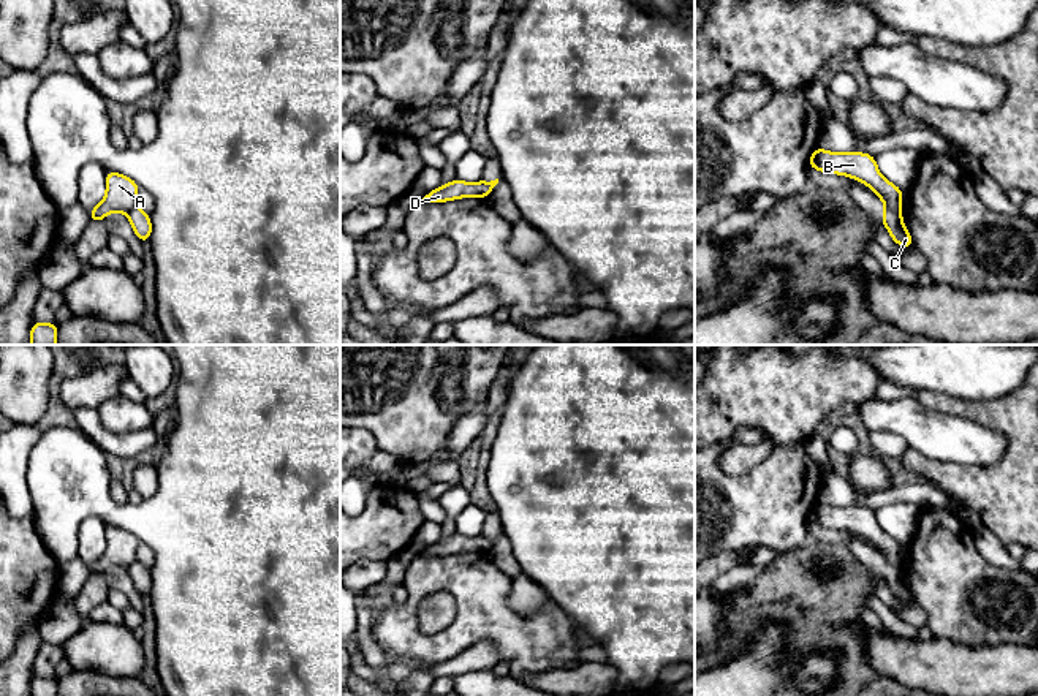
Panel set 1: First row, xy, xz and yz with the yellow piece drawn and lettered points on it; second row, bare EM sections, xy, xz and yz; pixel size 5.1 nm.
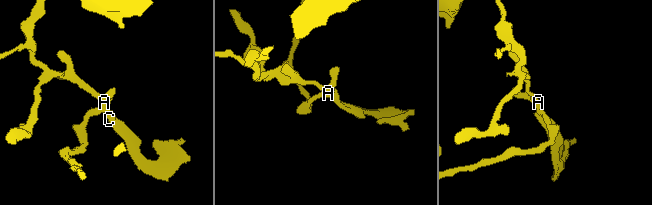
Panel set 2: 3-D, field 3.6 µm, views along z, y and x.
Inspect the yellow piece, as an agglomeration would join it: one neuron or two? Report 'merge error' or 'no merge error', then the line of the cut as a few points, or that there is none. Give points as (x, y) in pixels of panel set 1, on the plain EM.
merge error; cut in yz along (886, 562), (899, 567)

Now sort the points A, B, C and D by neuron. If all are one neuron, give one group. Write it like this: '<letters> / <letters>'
A B D / C

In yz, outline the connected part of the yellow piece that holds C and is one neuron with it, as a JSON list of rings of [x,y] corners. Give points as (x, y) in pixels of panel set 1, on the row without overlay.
[[[886,563],[886,568],[880,571],[880,576],[888,582],[896,600],[908,603],[916,601],[904,579],[900,566],[892,566]]]

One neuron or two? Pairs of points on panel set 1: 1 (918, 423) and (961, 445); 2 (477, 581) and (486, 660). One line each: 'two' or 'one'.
1: one
2: two

